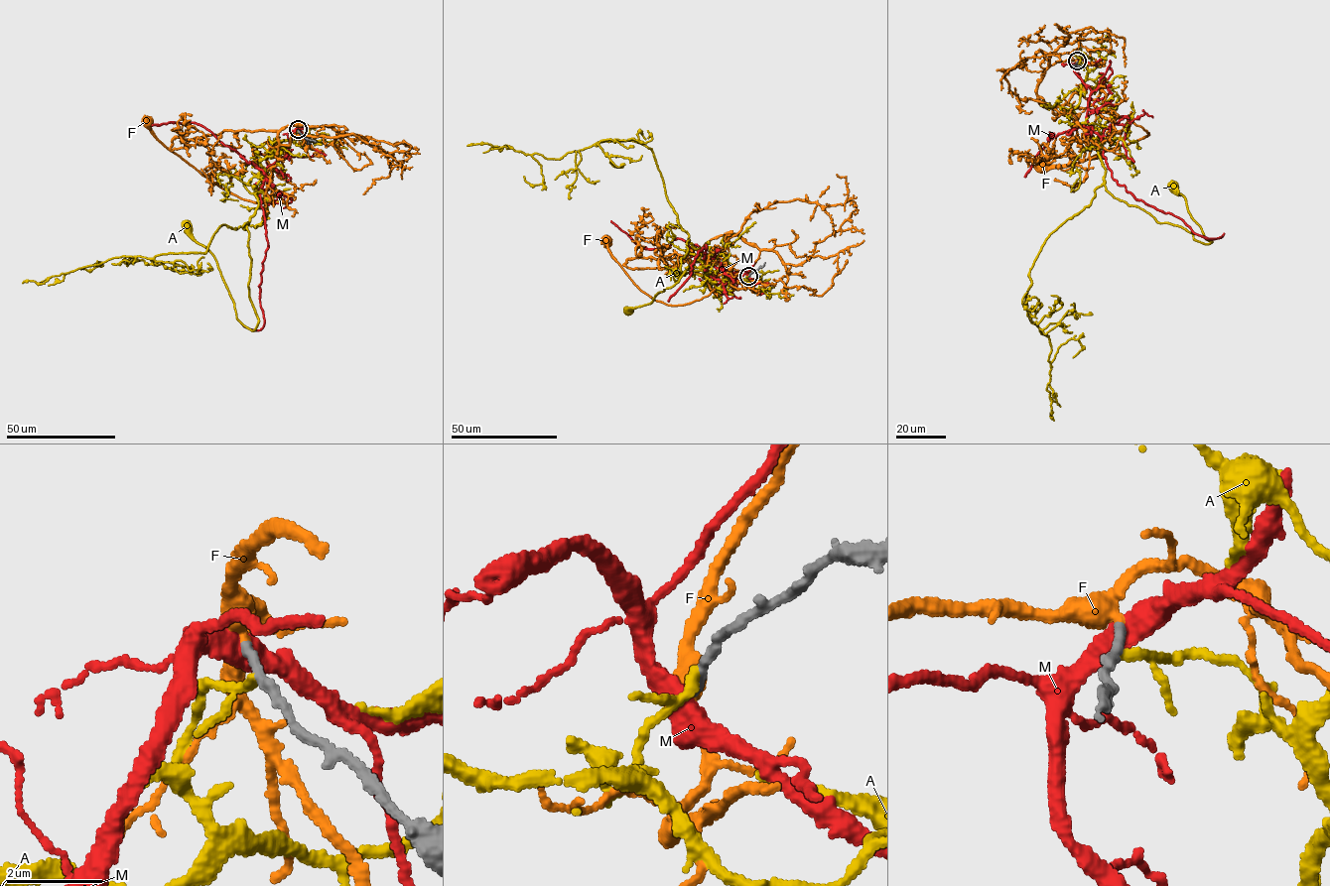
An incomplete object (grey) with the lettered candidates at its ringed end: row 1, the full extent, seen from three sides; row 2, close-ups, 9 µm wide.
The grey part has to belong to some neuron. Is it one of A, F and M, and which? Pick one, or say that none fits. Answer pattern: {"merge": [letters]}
{"merge": ["F"]}

